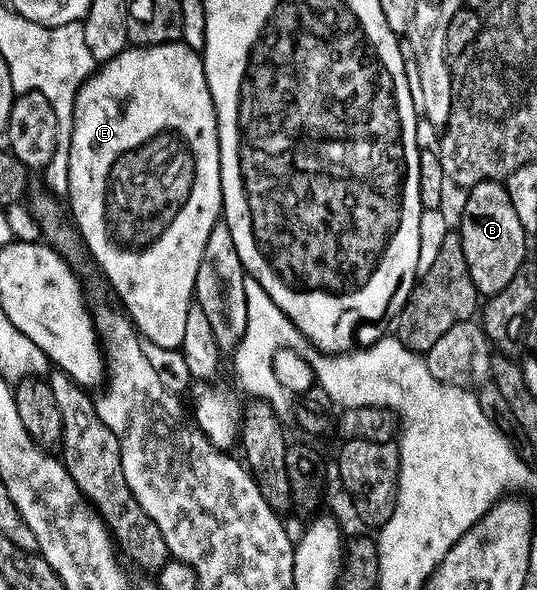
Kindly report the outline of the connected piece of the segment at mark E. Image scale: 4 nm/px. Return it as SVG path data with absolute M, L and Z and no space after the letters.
M158 44L148 48L128 46L117 53L112 60L100 63L89 79L79 87L75 99L75 117L71 145L69 146L68 188L65 200L71 203L71 216L75 219L74 231L83 239L89 255L95 259L97 267L103 271L106 283L119 298L120 304L131 318L142 339L155 342L157 346L182 349L185 338L185 317L193 306L197 266L201 266L201 254L205 254L205 242L209 230L220 223L223 211L223 191L221 190L221 162L219 161L219 131L213 98L209 94L209 82L205 78L203 58L188 44Z

